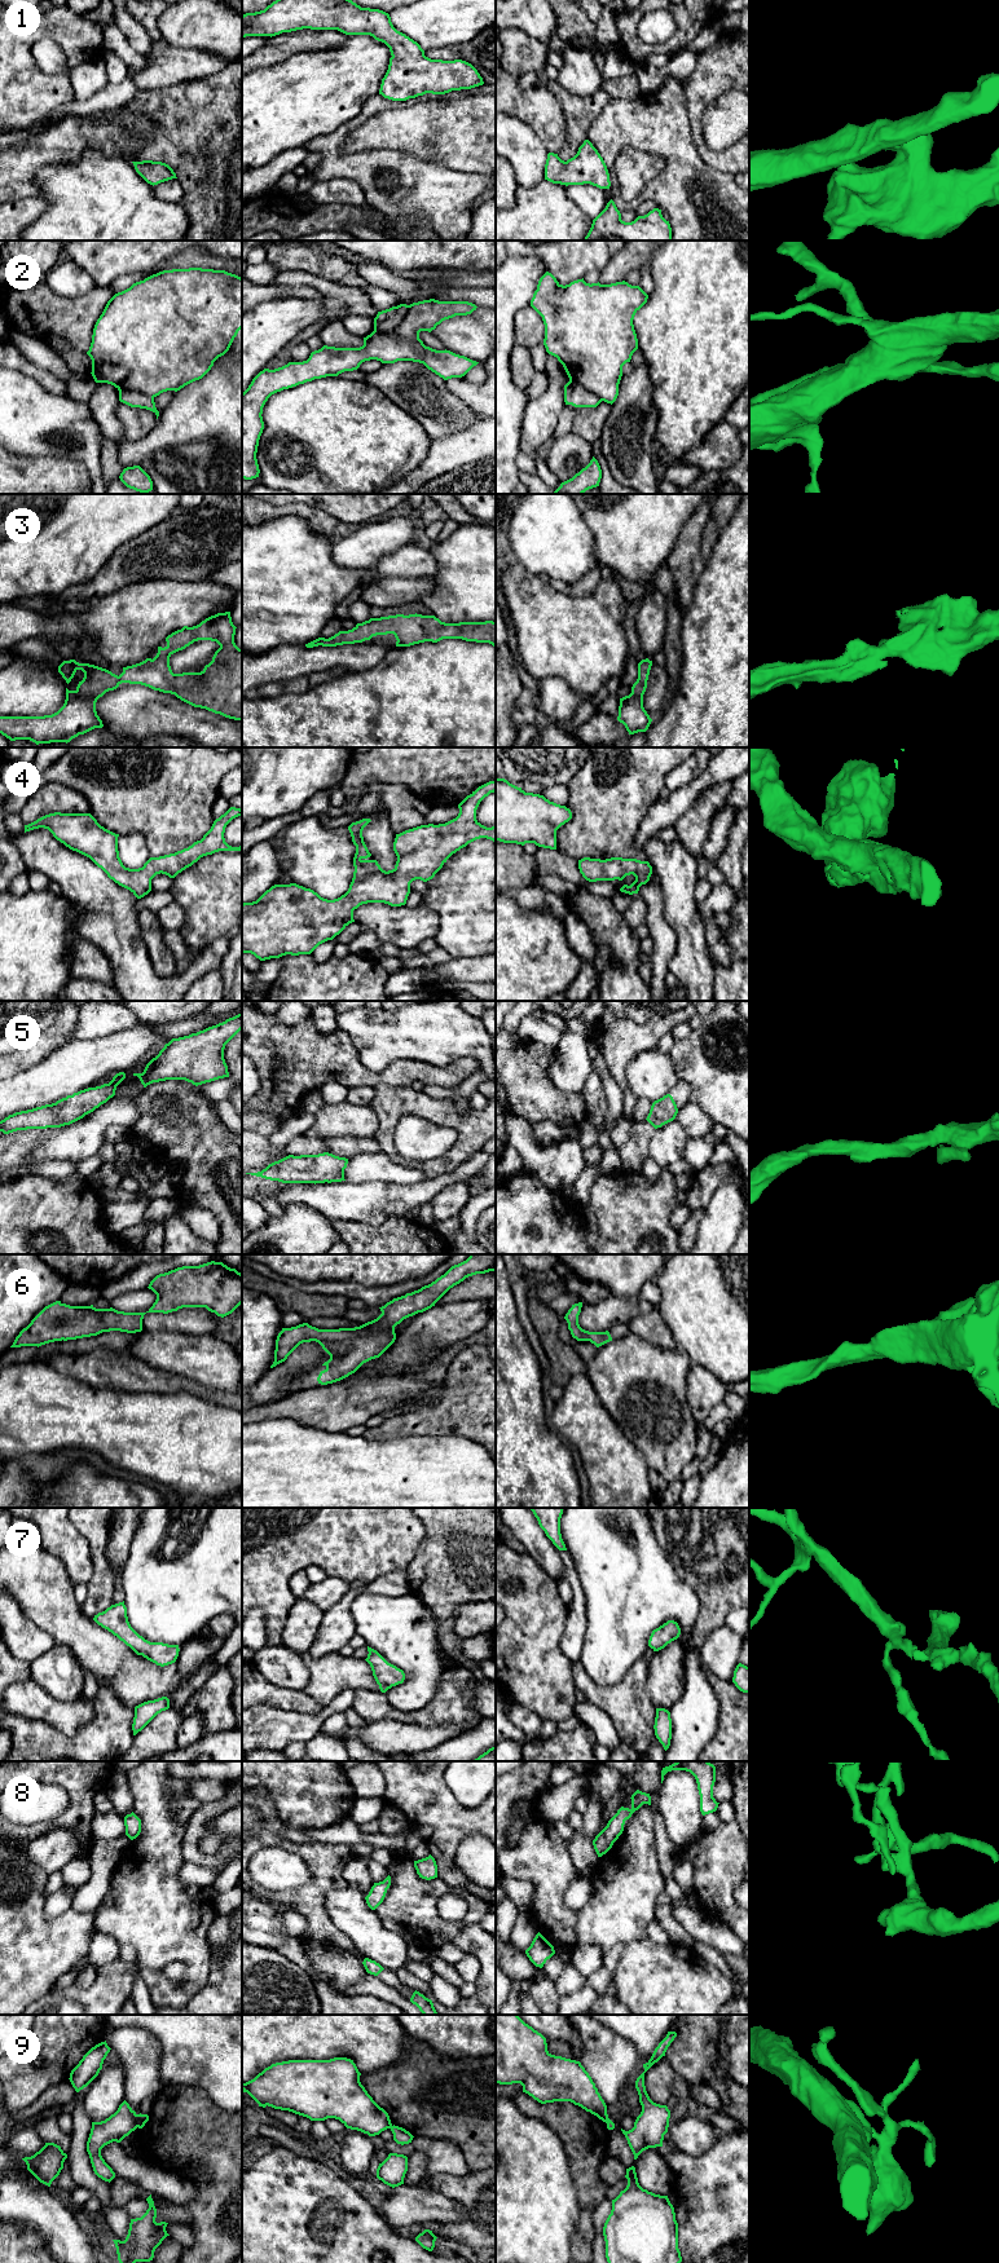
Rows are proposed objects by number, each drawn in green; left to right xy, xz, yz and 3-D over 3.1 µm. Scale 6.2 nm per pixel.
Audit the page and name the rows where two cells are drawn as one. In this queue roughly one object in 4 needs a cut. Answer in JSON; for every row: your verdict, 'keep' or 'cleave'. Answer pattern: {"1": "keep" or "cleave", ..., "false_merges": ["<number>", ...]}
{"1": "keep", "2": "cleave", "3": "keep", "4": "keep", "5": "keep", "6": "keep", "7": "keep", "8": "keep", "9": "cleave", "false_merges": ["2", "9"]}

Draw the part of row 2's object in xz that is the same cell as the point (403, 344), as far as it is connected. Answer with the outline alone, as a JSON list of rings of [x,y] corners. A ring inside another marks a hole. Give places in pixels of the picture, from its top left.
[[[435,299],[413,303],[404,321],[388,335],[373,331],[364,338],[360,348],[335,348],[324,345],[303,362],[269,370],[264,369],[242,393],[242,478],[259,477],[256,459],[259,440],[264,429],[263,407],[268,398],[283,389],[353,371],[365,361],[382,363],[413,361],[422,363],[426,345],[419,339],[421,331],[436,328],[443,321],[456,316],[467,316],[476,310],[468,301],[439,301]]]

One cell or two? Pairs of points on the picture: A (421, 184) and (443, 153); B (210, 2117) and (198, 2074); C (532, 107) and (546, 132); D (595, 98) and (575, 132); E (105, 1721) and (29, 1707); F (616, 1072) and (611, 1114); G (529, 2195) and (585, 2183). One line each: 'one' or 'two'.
A: two
B: two
C: one
D: one
E: two
F: two
G: two

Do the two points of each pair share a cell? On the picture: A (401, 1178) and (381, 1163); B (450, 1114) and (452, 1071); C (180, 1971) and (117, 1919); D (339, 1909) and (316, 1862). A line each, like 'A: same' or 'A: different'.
A: same
B: different
C: different
D: different

